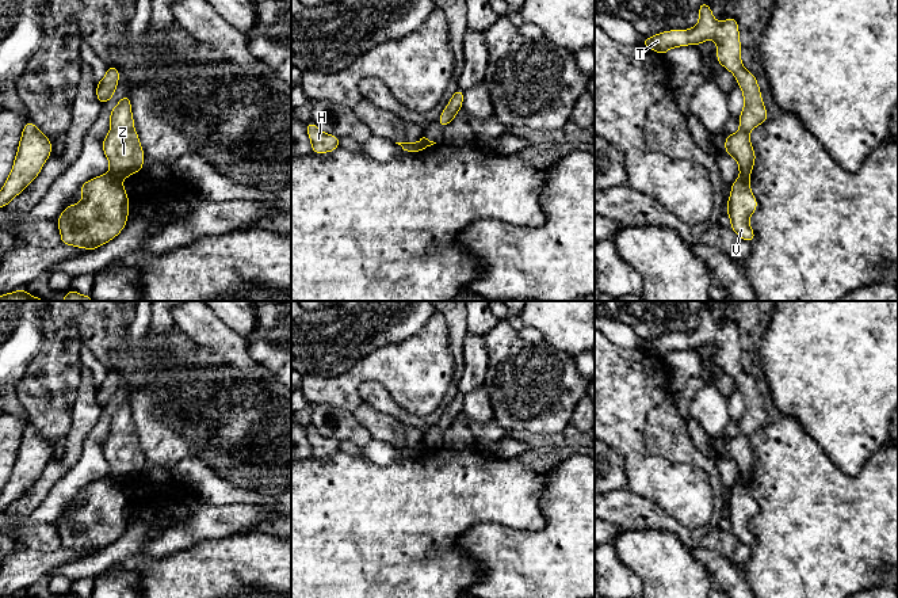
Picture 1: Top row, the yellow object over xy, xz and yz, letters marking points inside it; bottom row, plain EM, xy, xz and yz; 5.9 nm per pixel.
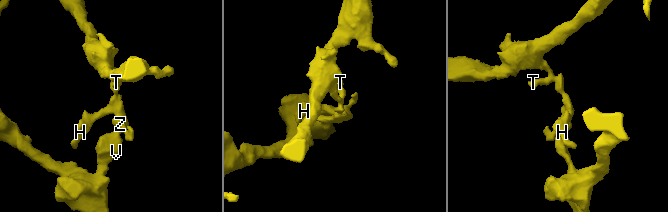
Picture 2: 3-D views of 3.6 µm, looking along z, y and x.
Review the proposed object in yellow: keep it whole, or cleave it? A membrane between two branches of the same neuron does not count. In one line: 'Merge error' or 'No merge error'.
Merge error

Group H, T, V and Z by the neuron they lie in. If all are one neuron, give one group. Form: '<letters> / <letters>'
H T Z / V

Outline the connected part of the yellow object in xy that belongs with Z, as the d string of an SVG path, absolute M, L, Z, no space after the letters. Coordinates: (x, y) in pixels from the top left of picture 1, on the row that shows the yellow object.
M129 94L110 111L110 133L102 148L110 161L111 176L125 179L142 170L145 153L134 129Z

